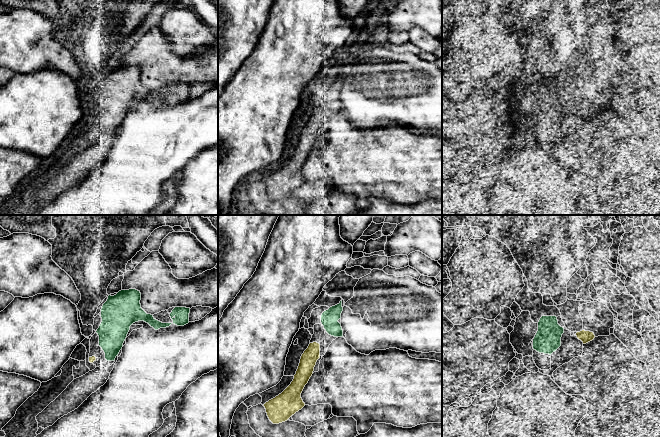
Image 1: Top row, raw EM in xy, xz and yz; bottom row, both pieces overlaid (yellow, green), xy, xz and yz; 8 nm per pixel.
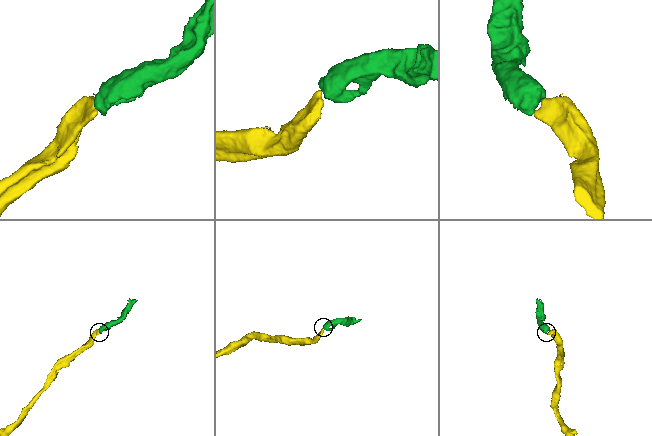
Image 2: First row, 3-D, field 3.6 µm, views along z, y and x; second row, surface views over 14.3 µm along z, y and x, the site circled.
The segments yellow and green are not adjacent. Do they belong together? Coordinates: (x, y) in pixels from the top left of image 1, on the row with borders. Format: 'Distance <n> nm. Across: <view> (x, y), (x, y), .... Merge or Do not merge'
Distance 80 nm. Across: xy (95, 357), (105, 357). Merge

